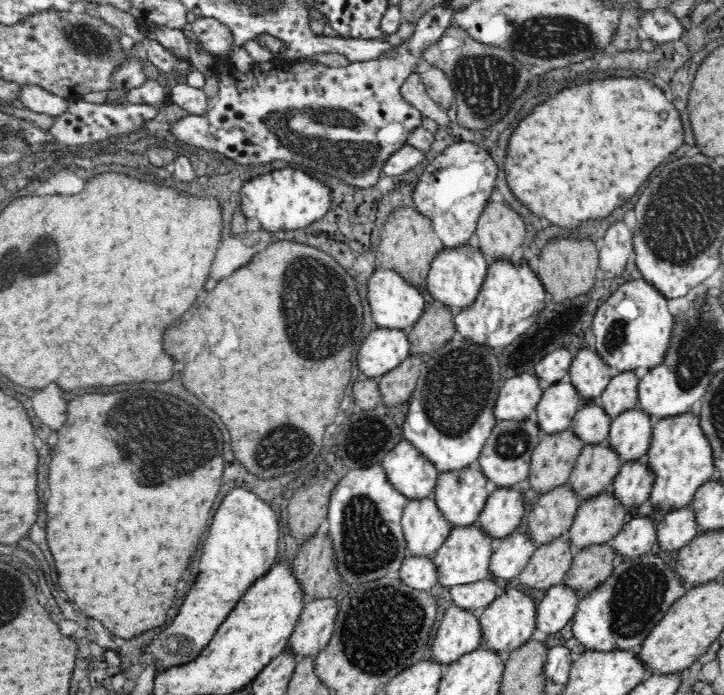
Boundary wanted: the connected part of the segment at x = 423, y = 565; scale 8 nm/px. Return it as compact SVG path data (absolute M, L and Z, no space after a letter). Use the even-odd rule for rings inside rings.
M423 556L404 558L396 578L401 578L397 581L422 592L433 591L437 586L435 564L431 558Z

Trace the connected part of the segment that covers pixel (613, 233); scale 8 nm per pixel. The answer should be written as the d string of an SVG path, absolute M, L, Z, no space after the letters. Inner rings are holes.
M624 222L610 226L608 234L600 239L599 268L608 281L620 278L633 250L633 238Z

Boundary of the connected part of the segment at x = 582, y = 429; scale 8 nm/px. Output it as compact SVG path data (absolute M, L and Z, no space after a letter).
M598 399L583 402L572 421L571 429L584 445L600 444L609 438L612 418L597 402Z

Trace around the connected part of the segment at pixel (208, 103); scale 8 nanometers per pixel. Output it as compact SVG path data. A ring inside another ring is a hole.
M173 82L168 88L168 99L187 110L190 115L206 114L215 104L214 99L208 99L202 87L190 86L188 83Z

